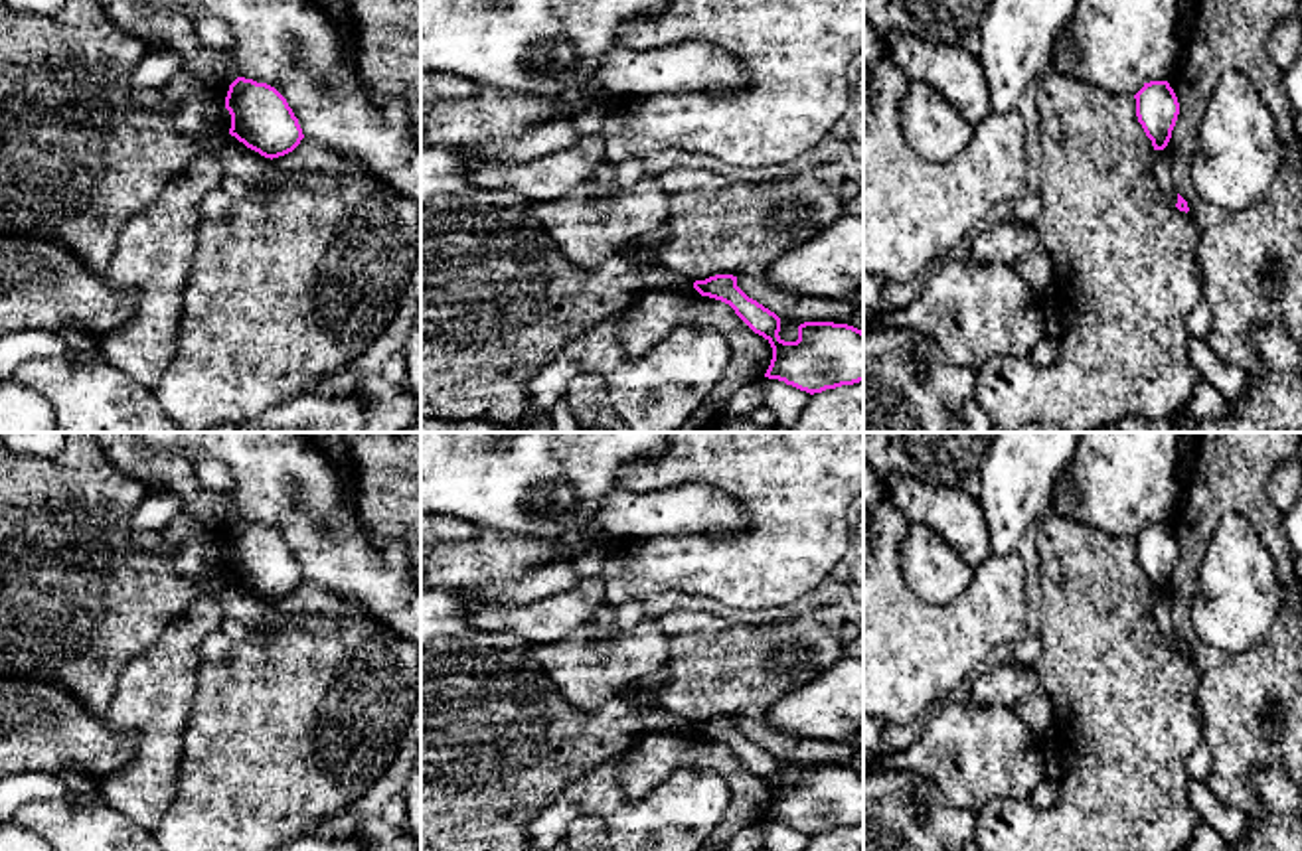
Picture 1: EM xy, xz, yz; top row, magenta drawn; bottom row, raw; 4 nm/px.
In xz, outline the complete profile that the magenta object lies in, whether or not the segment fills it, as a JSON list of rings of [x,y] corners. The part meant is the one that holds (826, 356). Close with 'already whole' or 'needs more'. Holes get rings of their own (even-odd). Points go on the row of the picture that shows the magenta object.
[[[715,274],[695,280],[693,288],[729,304],[735,314],[773,348],[773,359],[765,373],[810,395],[863,381],[863,332],[834,322],[804,322],[798,340],[784,342],[780,318],[749,298],[733,274]]]; already whole

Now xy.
[[[237,77],[227,91],[229,134],[265,158],[292,152],[304,138],[286,99],[271,85]]]; already whole

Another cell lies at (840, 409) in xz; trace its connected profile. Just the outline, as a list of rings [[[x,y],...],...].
[[[863,381],[810,395],[792,432],[863,432]]]

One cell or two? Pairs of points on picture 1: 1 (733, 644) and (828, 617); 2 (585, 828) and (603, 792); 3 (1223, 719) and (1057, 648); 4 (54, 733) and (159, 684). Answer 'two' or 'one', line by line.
1: one
2: two
3: two
4: two

